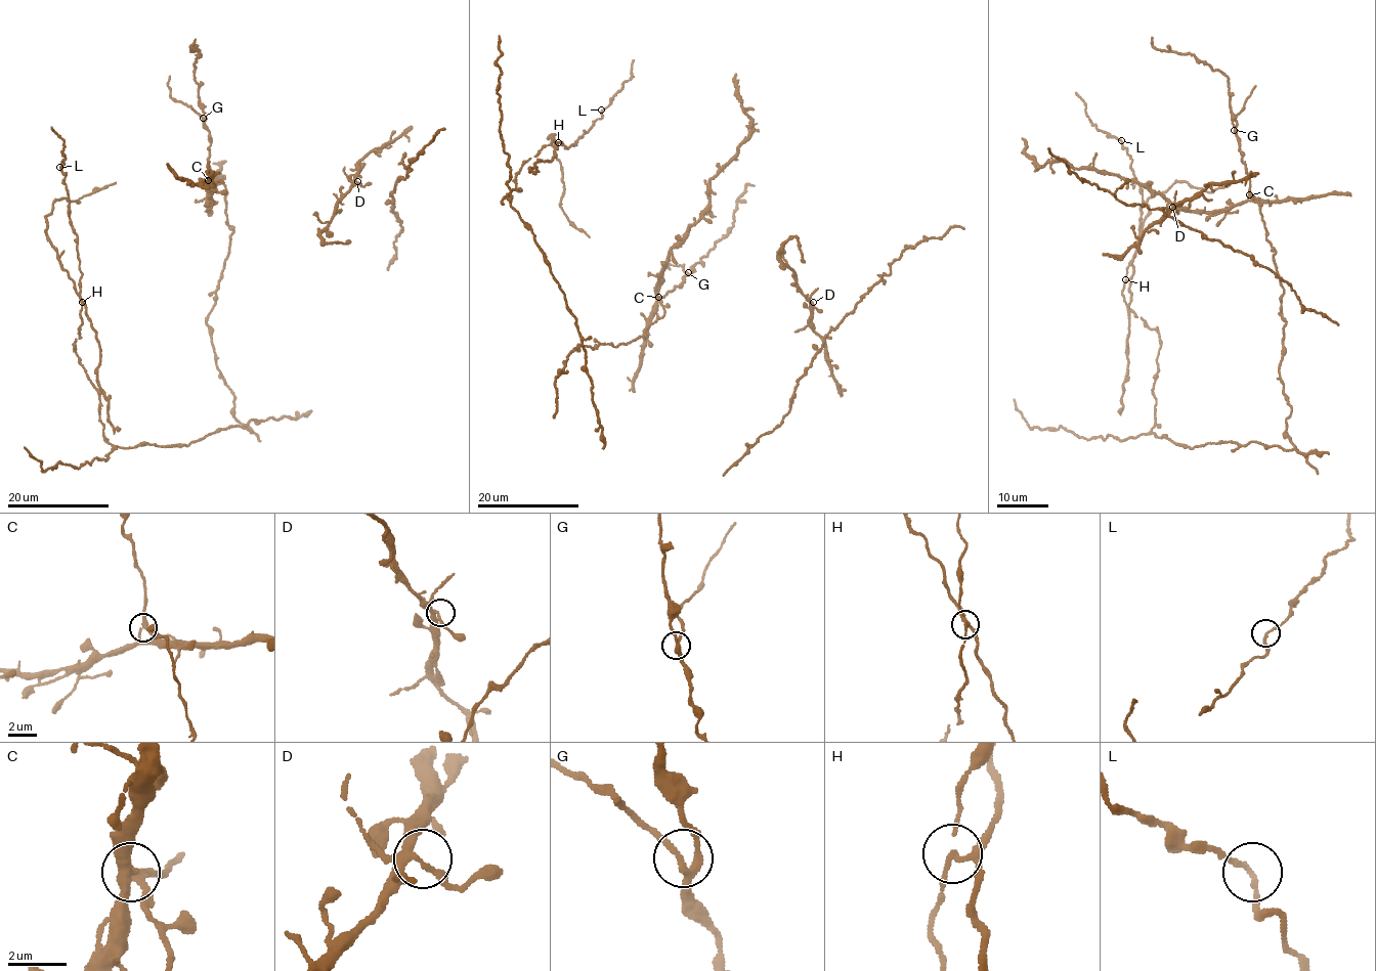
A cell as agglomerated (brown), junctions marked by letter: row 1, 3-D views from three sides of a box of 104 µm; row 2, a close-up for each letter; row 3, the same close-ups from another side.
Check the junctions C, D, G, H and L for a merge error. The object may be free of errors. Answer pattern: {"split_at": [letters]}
{"split_at": ["H"]}

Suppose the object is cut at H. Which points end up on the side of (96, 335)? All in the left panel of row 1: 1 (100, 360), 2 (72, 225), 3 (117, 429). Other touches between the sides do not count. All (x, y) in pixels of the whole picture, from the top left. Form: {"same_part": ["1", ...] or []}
{"same_part": ["1", "3"]}

